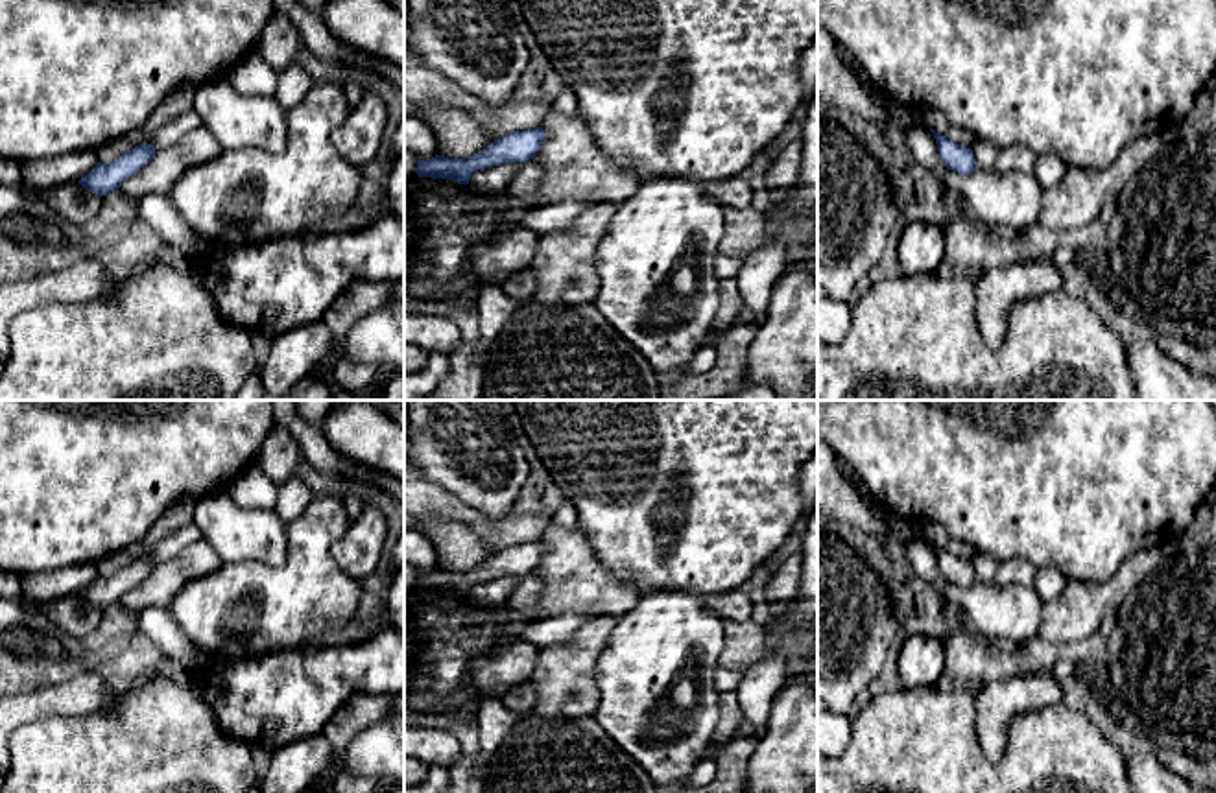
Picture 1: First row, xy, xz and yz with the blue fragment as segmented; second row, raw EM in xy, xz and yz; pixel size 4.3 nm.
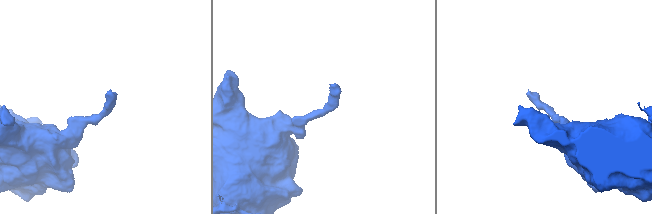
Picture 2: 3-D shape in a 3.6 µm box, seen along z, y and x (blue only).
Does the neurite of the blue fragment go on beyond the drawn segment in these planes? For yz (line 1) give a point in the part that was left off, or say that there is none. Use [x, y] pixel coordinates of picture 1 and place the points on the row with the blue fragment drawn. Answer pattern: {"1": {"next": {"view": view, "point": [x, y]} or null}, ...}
{"1": {"next": null}}

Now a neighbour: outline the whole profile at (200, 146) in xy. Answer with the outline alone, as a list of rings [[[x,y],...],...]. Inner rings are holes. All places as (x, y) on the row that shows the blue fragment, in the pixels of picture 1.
[[[205,127],[179,138],[175,144],[157,149],[151,160],[118,188],[135,207],[148,194],[170,195],[175,181],[197,164],[214,160],[223,148]]]

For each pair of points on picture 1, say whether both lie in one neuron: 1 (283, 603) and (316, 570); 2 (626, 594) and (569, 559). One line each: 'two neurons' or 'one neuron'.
1: one neuron
2: one neuron

